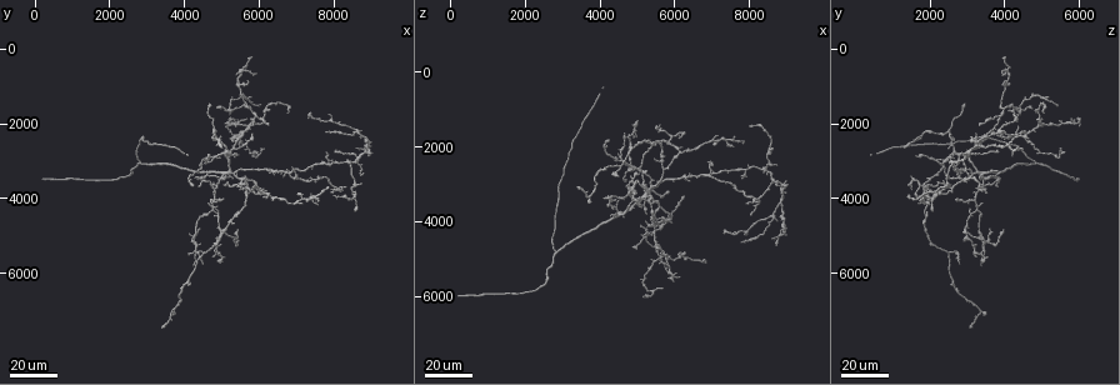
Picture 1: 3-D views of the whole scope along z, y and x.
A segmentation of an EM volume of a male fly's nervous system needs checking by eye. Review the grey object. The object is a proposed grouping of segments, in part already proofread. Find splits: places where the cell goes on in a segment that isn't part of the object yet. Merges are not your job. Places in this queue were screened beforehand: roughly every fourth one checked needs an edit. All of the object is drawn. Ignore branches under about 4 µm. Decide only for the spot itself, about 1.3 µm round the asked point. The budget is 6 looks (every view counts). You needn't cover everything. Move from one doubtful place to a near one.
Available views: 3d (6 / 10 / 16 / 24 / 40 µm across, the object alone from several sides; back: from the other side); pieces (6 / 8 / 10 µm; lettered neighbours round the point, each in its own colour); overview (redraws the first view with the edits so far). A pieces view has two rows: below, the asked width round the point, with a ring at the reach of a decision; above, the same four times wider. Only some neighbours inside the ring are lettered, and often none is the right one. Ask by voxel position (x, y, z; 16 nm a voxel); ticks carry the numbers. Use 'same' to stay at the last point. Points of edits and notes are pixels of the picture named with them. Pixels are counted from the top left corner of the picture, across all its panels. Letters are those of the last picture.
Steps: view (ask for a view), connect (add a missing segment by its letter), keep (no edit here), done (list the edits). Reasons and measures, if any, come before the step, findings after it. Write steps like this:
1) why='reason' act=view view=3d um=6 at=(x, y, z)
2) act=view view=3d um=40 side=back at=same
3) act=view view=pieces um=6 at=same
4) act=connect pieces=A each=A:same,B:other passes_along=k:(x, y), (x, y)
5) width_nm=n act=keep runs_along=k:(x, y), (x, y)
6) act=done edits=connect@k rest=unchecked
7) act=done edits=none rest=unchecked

why='tapers out' act=view view=3d um=24 at=(5800, 2300, 3300)

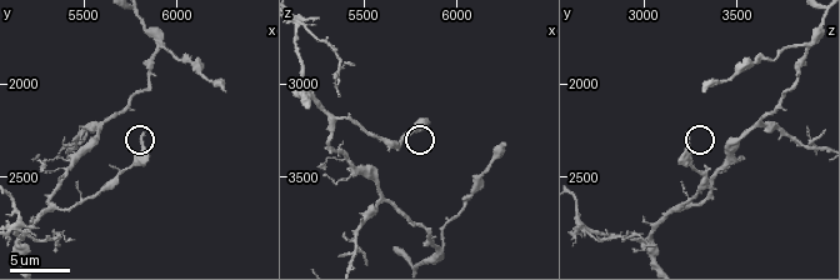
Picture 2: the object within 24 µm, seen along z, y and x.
act=view view=3d um=6 at=(5820, 2280, 3220)

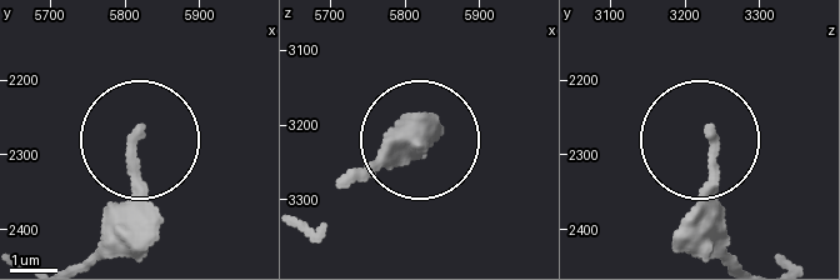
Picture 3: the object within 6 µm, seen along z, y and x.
act=view view=pieces um=10 at=(5815, 2275, 3240)

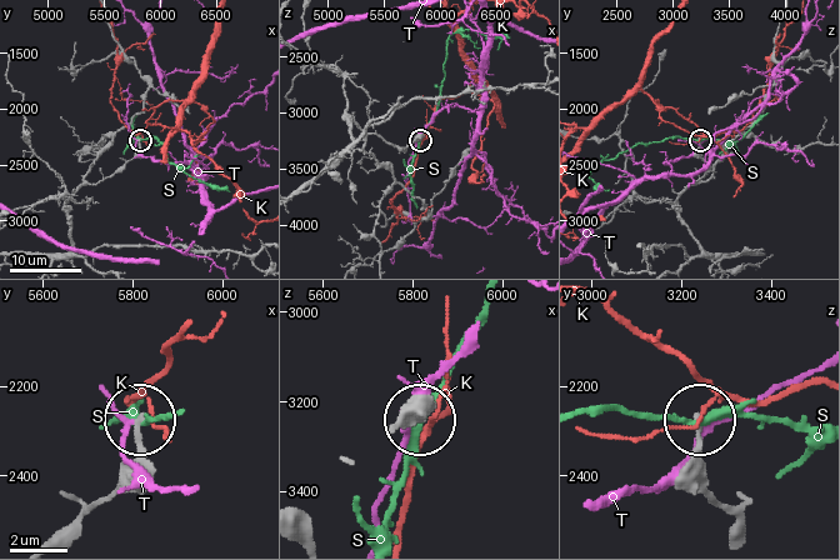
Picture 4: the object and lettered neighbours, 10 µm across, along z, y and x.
width_nm=200 act=keep each=K:other,S:other,T:other runs_along=4:(65, 536), (120, 479), (136, 443), (136, 424) found='no lettered segment goes on from it'

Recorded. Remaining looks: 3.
why='branch stops here' act=view view=3d um=6 at=(6260, 2040, 3320)

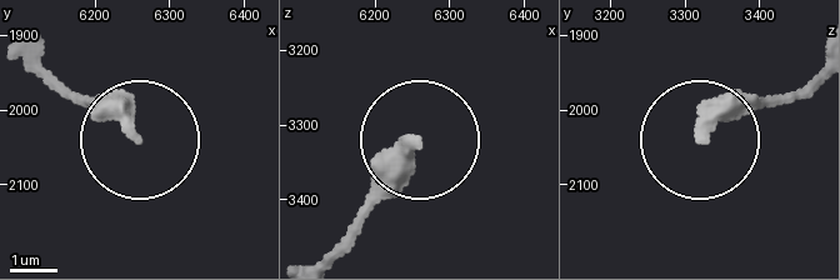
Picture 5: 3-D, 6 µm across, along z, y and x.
act=view view=pieces um=8 at=(6250, 2030, 3325)

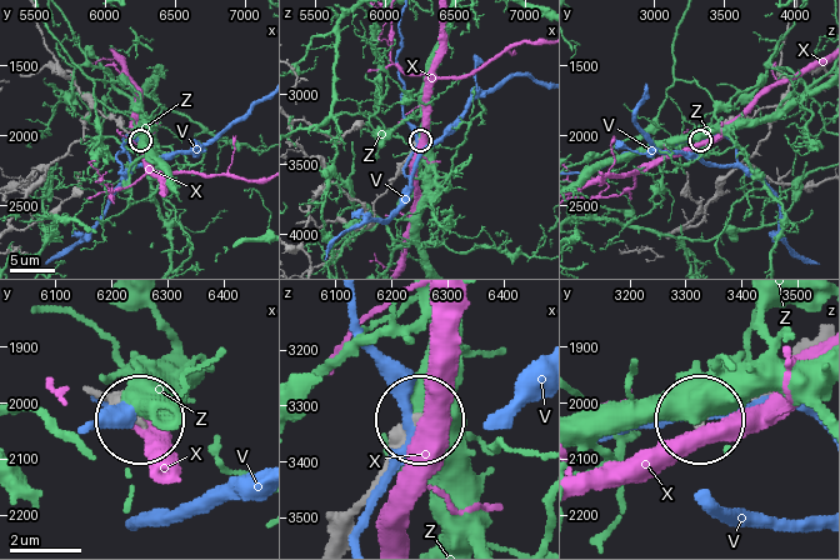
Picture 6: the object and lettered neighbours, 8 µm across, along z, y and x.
act=keep each=V:other,X:other,Z:other runs_along=6:(336, 524), (420, 420) found='no lettered segment goes on from it'

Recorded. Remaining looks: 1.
act=done edits=none rest=unchecked

